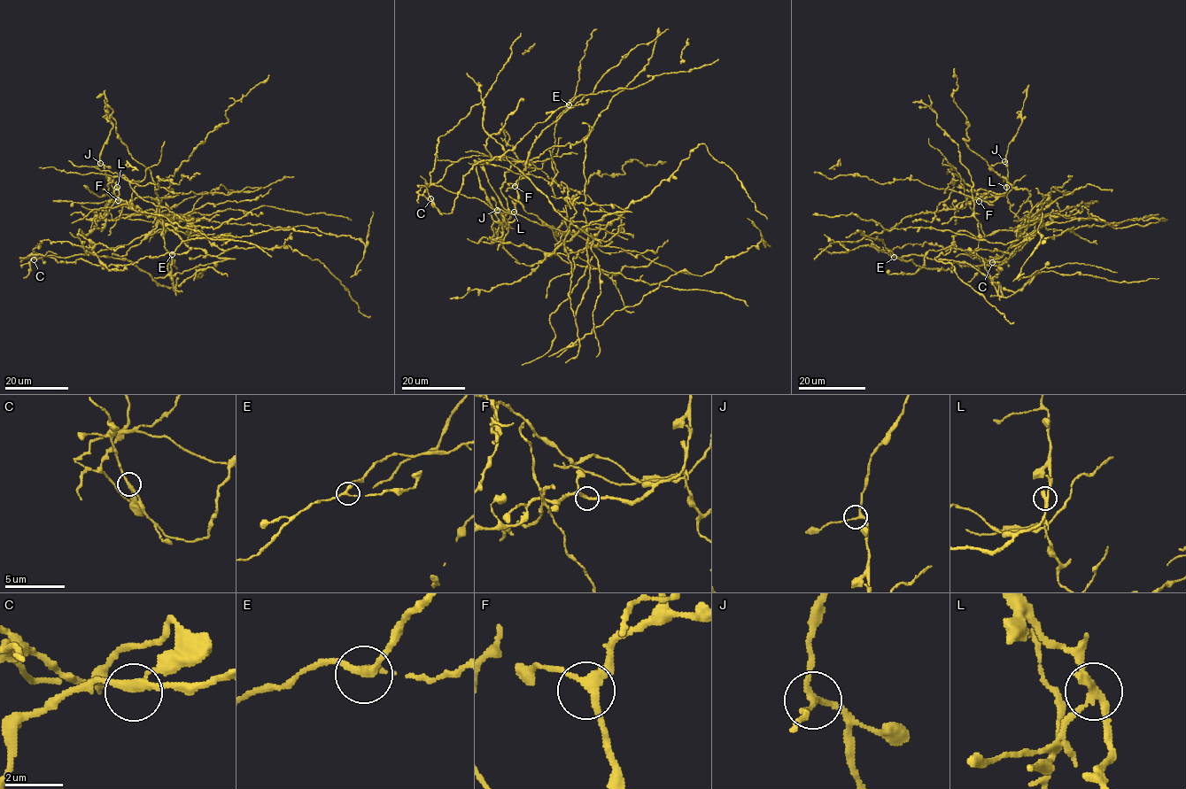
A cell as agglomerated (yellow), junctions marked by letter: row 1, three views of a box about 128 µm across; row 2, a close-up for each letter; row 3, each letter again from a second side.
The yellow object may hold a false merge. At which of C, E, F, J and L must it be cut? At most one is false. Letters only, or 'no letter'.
L

